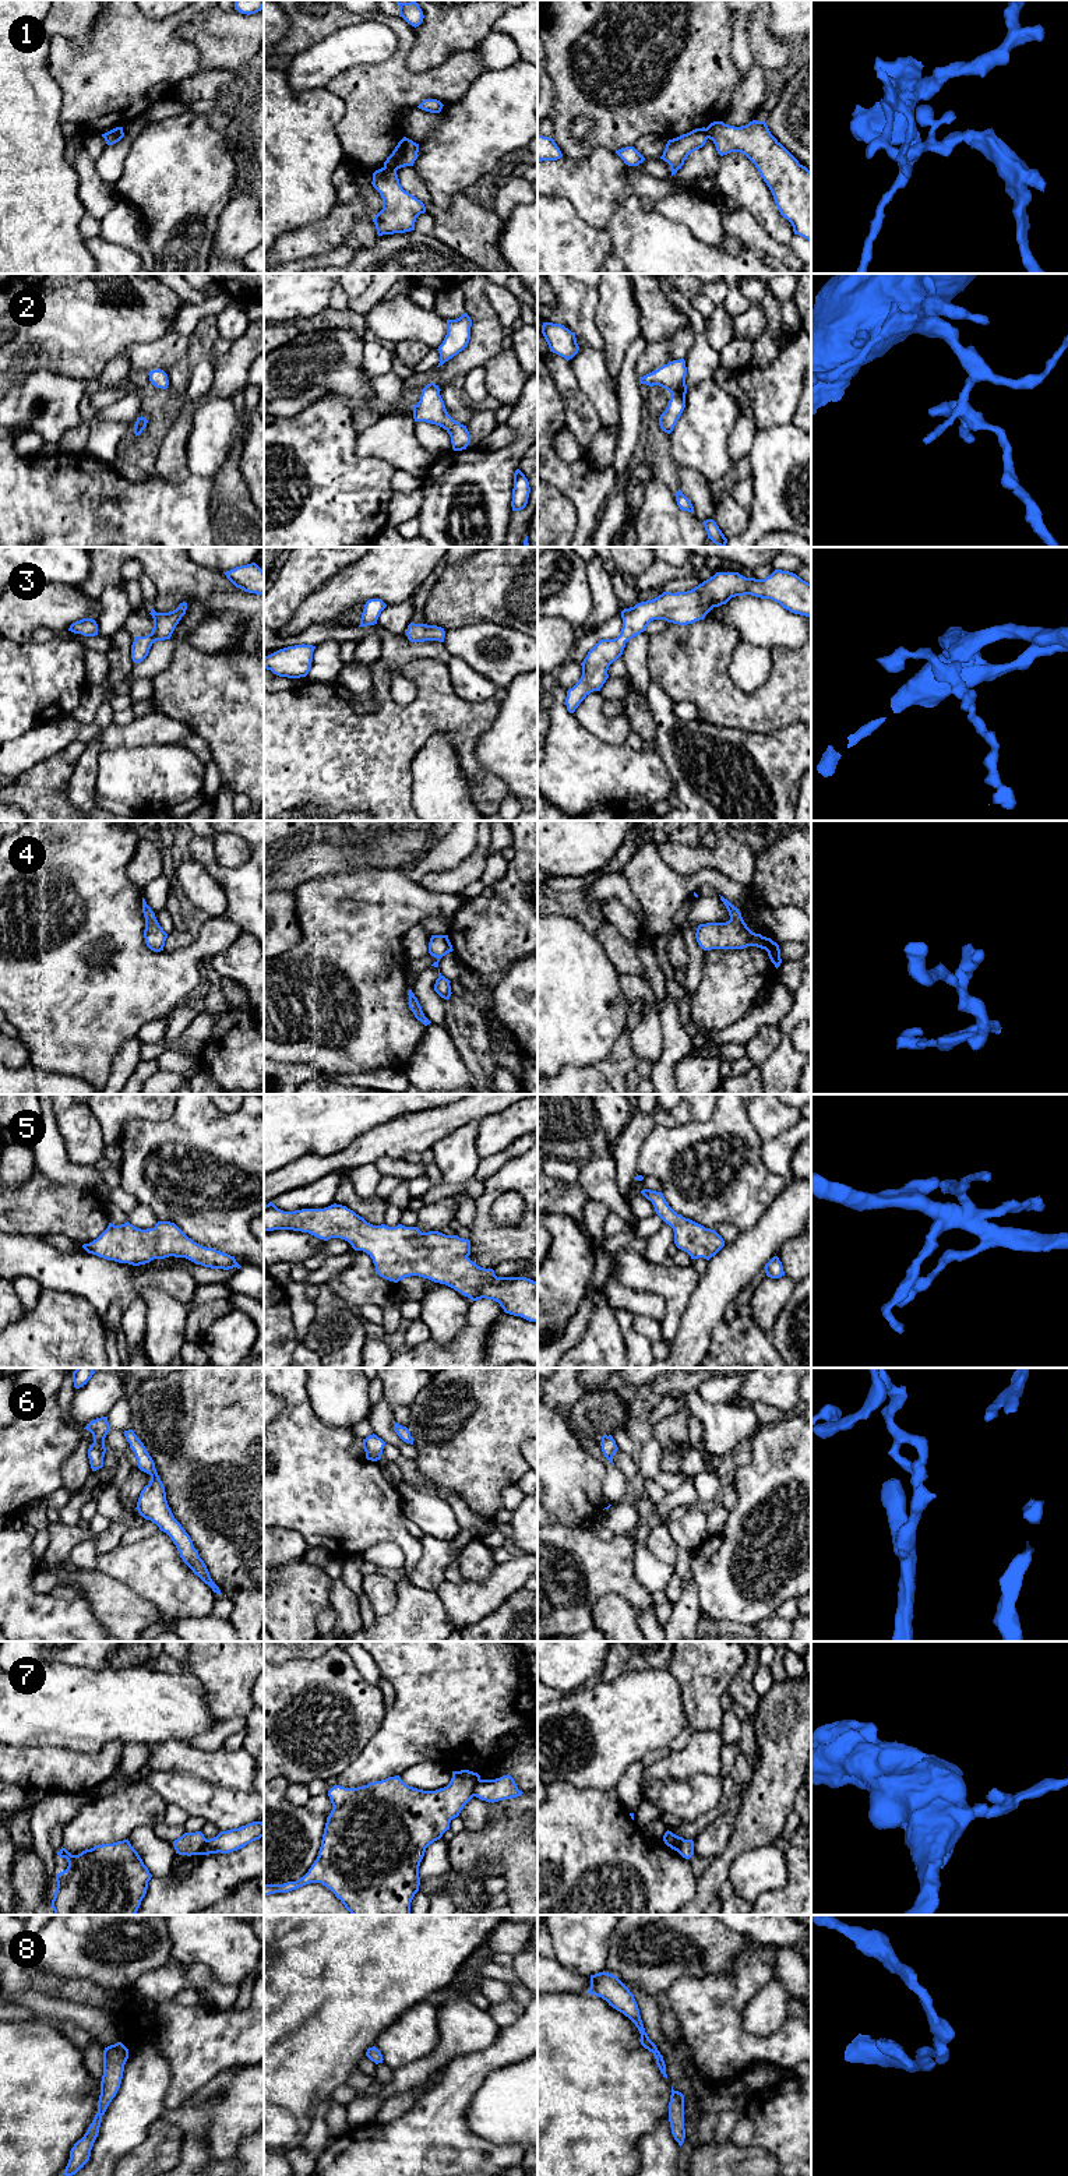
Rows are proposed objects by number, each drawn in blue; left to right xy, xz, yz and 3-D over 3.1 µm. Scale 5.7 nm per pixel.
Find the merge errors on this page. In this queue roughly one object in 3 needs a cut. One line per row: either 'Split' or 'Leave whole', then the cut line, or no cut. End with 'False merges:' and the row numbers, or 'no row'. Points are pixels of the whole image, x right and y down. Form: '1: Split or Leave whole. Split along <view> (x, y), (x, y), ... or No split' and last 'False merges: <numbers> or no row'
1: Split. Split along xz (384, 166), (395, 170)
2: Leave whole. No split
3: Leave whole. No split
4: Leave whole. No split
5: Leave whole. No split
6: Leave whole. No split
7: Split. Split along xz (480, 1780), (475, 1787), (473, 1795)
8: Leave whole. No split
False merges: 1, 7

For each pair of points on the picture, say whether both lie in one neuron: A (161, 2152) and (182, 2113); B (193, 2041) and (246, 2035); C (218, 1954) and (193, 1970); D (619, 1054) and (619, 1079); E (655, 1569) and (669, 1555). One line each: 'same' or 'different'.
A: different
B: same
C: different
D: same
E: different

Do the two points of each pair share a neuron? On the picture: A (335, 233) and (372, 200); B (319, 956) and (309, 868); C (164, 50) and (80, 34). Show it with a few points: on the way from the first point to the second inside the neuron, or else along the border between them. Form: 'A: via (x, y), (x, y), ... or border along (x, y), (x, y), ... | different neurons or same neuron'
A: border along (359, 194), (365, 200), (365, 208), (348, 233) | different neurons
B: border along (342, 874), (307, 880), (293, 889) | different neurons
C: border along (98, 14), (84, 50), (56, 35) | different neurons

